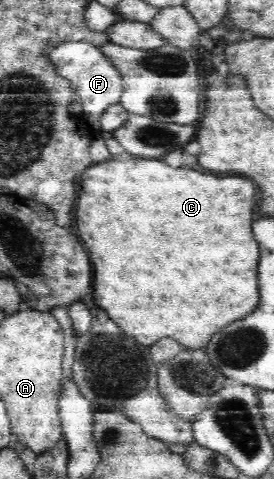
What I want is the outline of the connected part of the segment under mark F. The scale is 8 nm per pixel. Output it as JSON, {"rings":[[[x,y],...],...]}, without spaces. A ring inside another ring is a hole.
{"rings":[[[73,40],[50,45],[50,49],[46,51],[46,59],[49,65],[54,67],[55,73],[58,73],[59,77],[69,82],[74,88],[78,101],[83,107],[84,120],[89,123],[91,131],[97,133],[103,111],[106,111],[110,105],[120,104],[123,93],[123,83],[120,83],[122,80],[118,70],[114,69],[114,62],[107,61],[108,58],[104,58],[90,44]]]}

